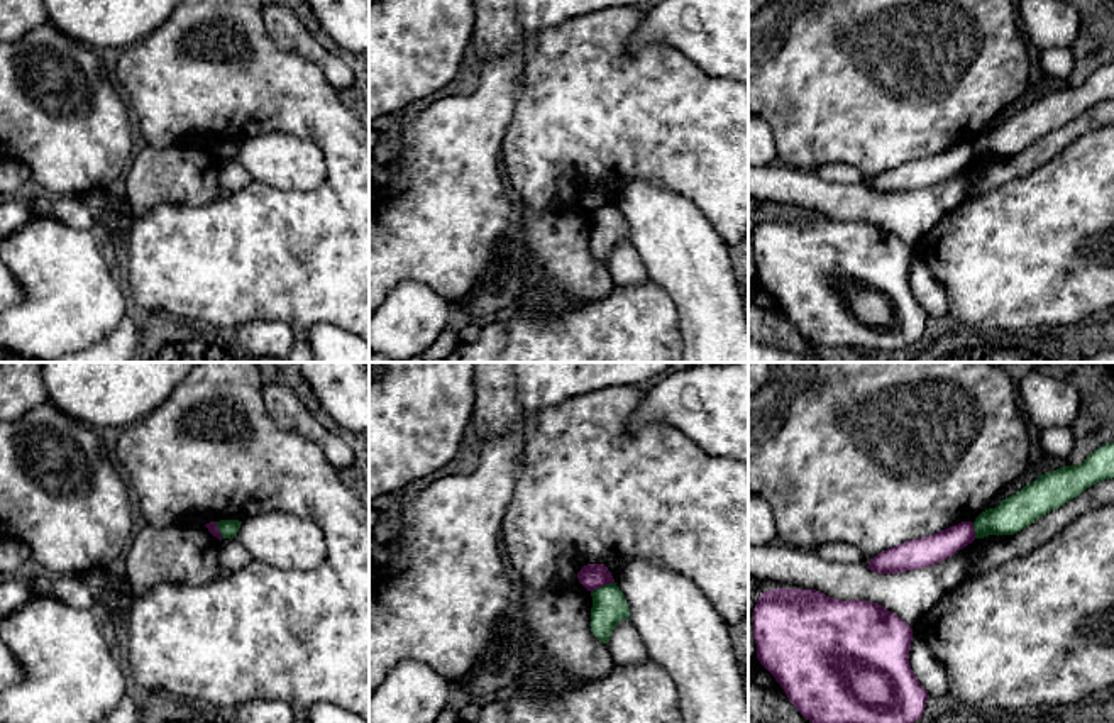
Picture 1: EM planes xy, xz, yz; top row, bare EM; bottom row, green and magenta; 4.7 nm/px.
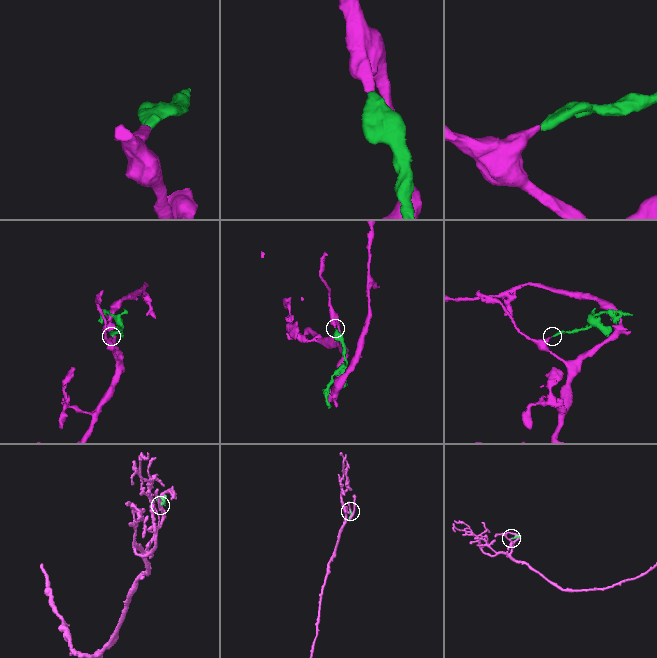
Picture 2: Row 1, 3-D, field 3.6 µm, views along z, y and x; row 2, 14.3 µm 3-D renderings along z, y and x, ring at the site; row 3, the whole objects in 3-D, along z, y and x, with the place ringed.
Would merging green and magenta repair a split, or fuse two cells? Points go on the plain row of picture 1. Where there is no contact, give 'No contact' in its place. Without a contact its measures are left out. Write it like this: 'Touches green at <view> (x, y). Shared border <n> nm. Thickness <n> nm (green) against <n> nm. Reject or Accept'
Touches green at xz (601, 207). Shared border 120 nm. Thickness 160 nm (green) against 120 nm. Reject

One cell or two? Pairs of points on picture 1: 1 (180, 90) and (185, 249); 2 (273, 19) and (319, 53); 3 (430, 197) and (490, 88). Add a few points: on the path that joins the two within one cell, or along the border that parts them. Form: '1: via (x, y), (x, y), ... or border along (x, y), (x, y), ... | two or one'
1: via (264, 90), (336, 144), (336, 180), (270, 246) | one
2: via (285, 29), (307, 44) | one
3: via (457, 170), (486, 137), (490, 115) | one

